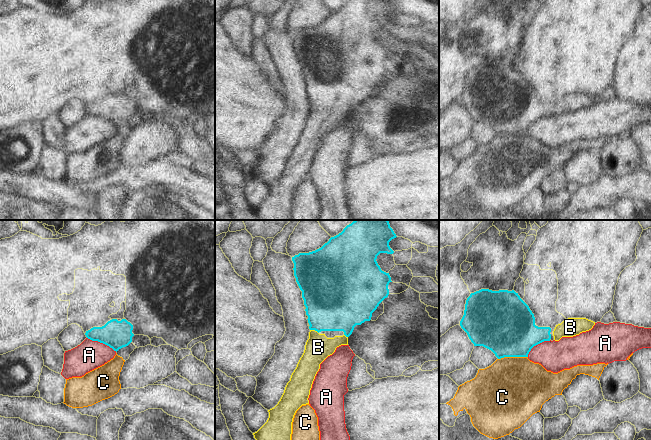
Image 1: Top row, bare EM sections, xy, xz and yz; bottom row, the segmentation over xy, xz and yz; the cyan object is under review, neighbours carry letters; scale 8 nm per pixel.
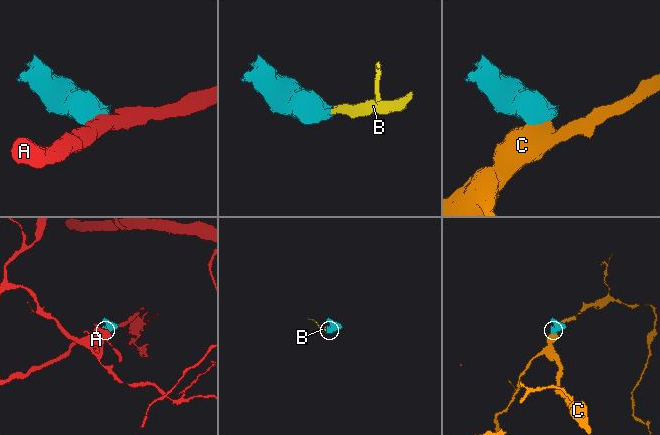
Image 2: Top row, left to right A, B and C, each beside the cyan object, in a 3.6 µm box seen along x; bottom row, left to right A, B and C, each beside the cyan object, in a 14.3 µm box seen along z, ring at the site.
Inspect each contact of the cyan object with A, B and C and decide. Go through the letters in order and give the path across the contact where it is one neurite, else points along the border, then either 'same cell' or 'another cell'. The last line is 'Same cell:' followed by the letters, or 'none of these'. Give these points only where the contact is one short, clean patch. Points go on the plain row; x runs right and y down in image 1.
A: another cell
B: runs through xz (332, 80), (320, 94), (314, 105), (314, 113), (318, 123); same cell
C: another cell
Same cell: B

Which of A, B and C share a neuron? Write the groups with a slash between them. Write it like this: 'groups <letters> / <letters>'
groups A / B / C

